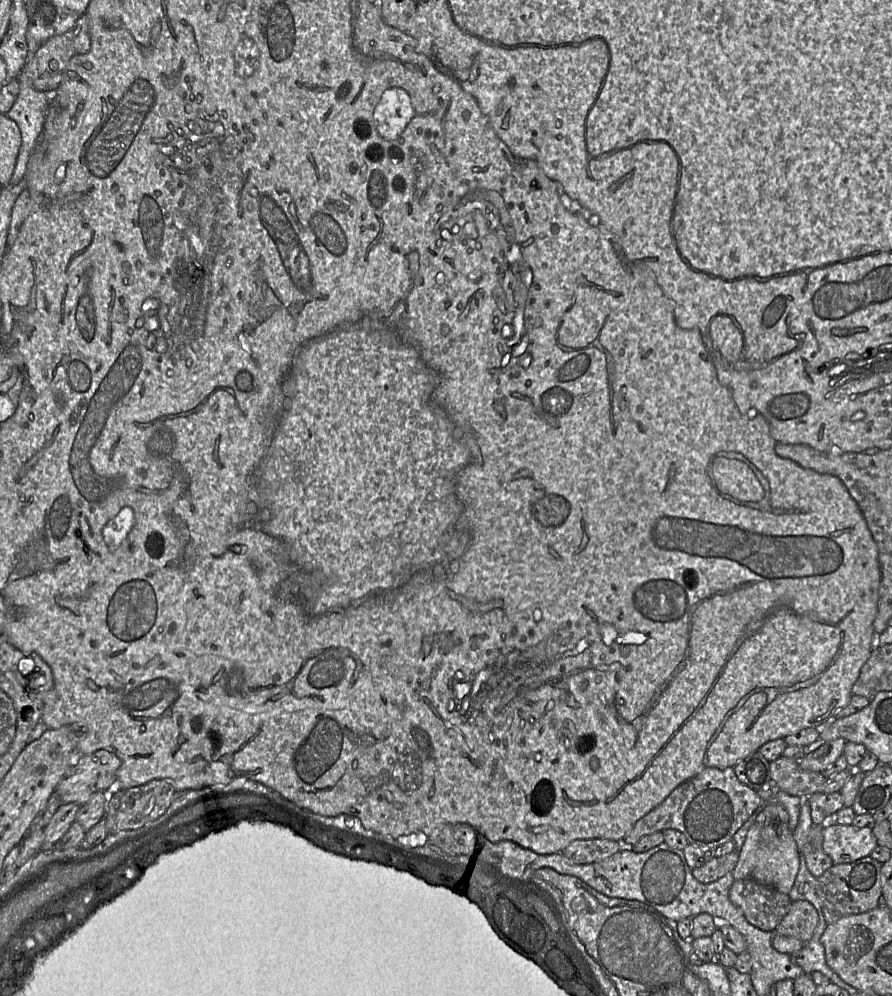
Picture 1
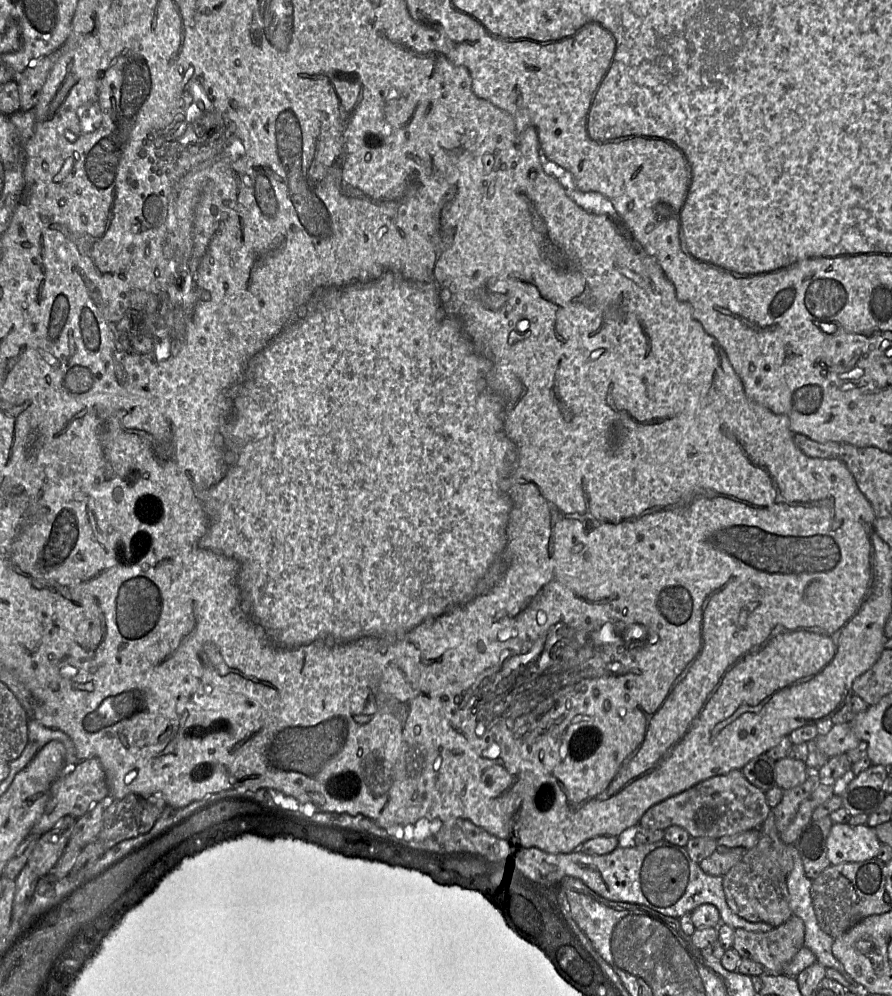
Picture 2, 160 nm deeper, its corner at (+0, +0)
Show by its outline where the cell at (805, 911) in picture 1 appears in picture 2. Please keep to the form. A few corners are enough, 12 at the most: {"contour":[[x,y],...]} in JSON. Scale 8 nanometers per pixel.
{"contour":[[792,915],[768,932],[735,929],[733,949],[783,969],[804,946],[805,925]]}

